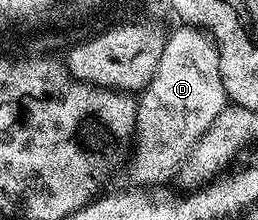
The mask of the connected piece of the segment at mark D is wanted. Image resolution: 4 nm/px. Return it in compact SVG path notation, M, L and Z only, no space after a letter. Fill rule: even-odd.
M188 24L180 28L182 30L177 30L165 38L163 56L159 56L159 68L155 68L155 76L151 76L151 80L137 98L137 128L131 142L133 159L129 162L129 178L137 188L153 188L149 186L157 186L160 182L173 182L192 146L207 132L212 121L227 105L219 72L219 55L213 39L200 28Z

